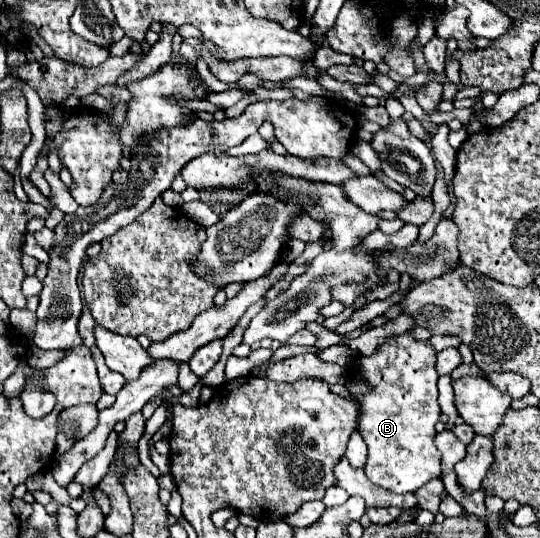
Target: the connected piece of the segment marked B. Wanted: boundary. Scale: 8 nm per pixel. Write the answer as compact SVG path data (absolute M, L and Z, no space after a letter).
M404 332L390 336L374 354L356 356L350 368L370 386L370 390L358 398L358 432L368 446L368 464L364 470L370 482L396 494L406 494L440 478L440 452L434 446L434 424L440 418L434 346Z

